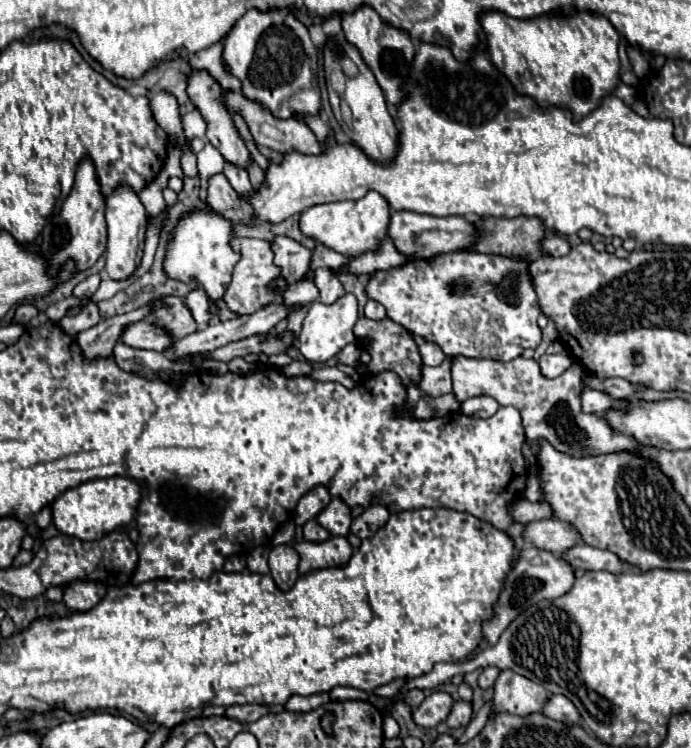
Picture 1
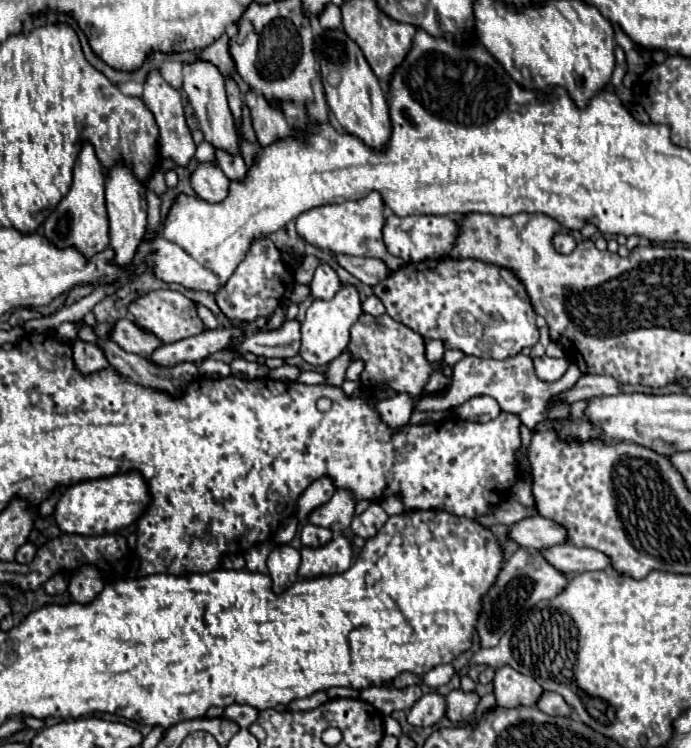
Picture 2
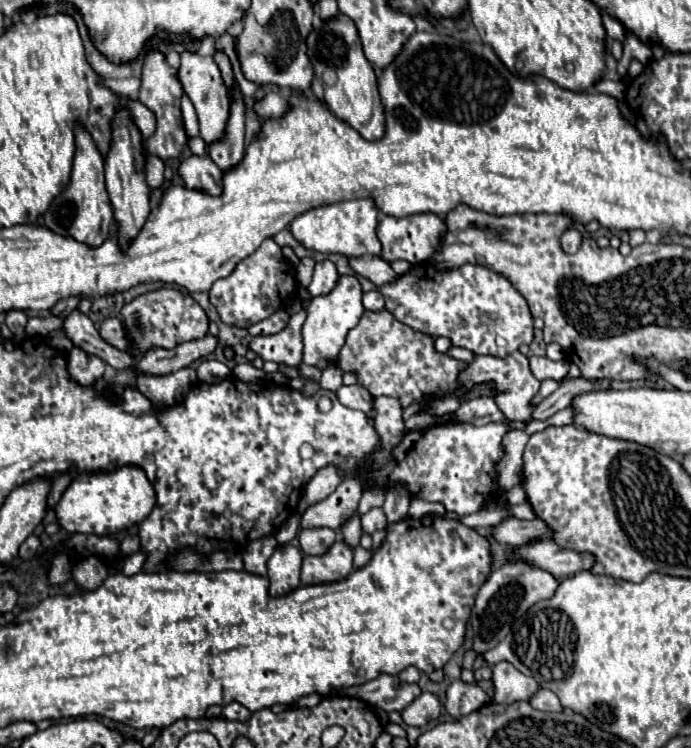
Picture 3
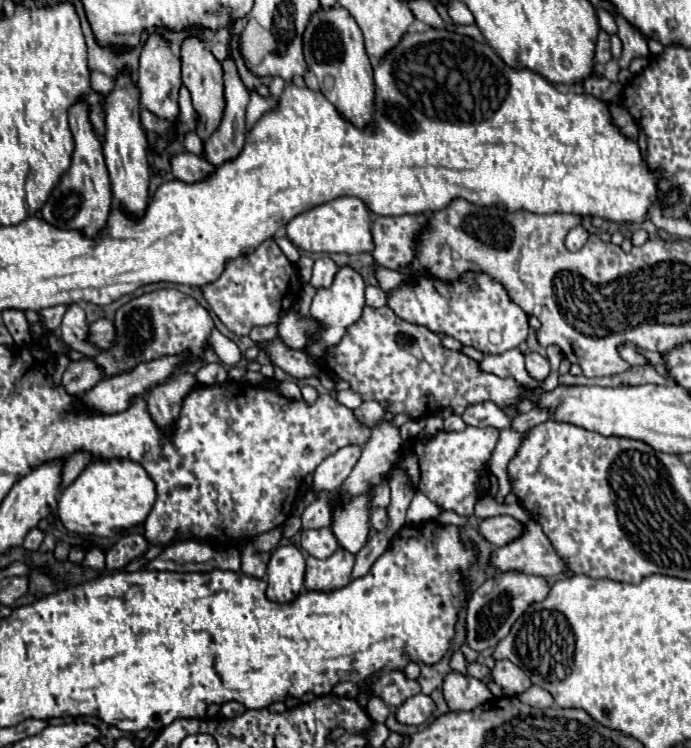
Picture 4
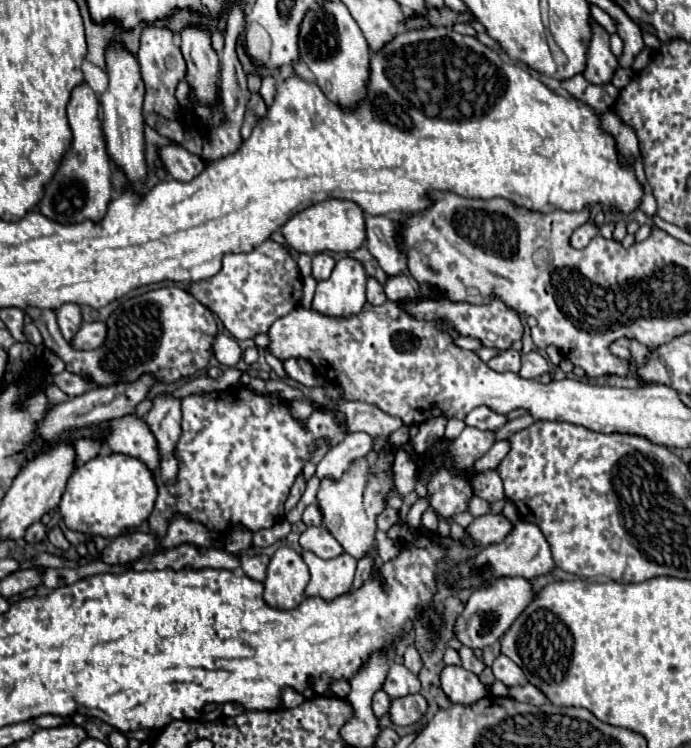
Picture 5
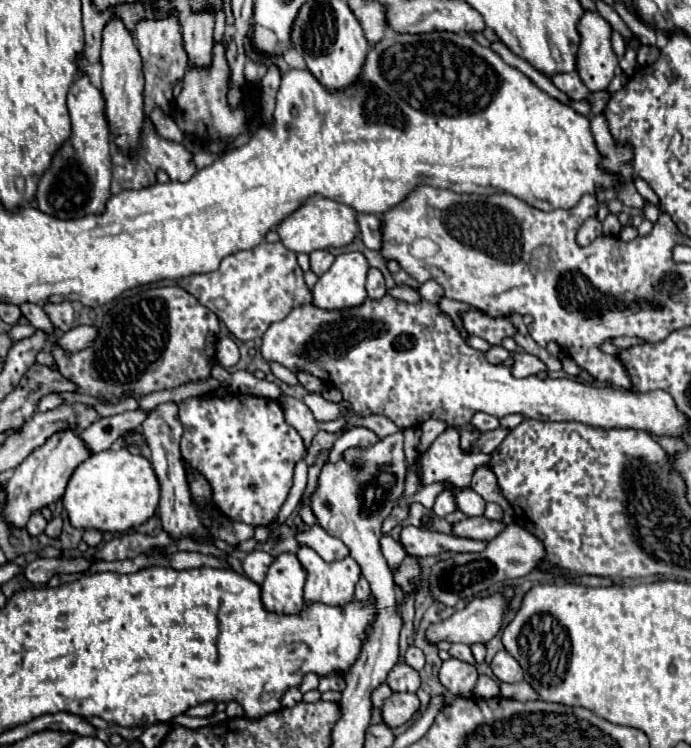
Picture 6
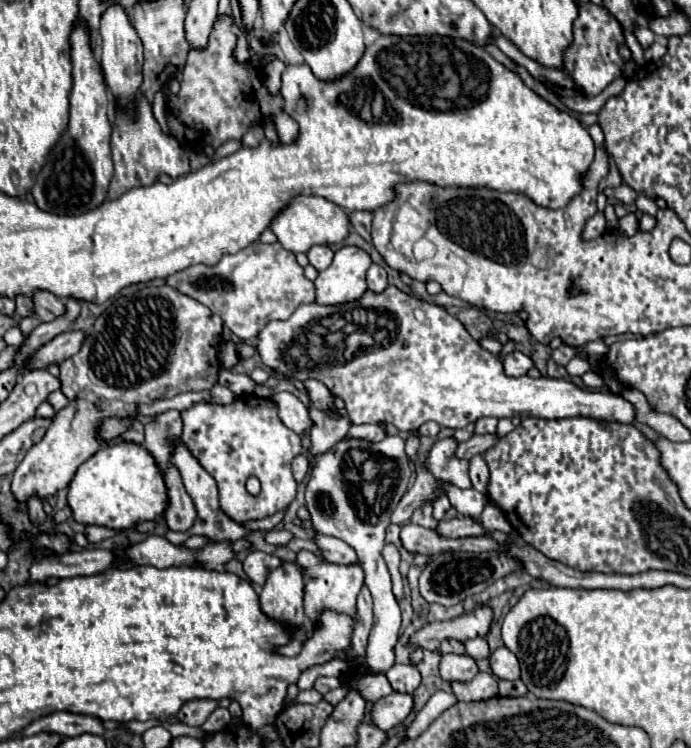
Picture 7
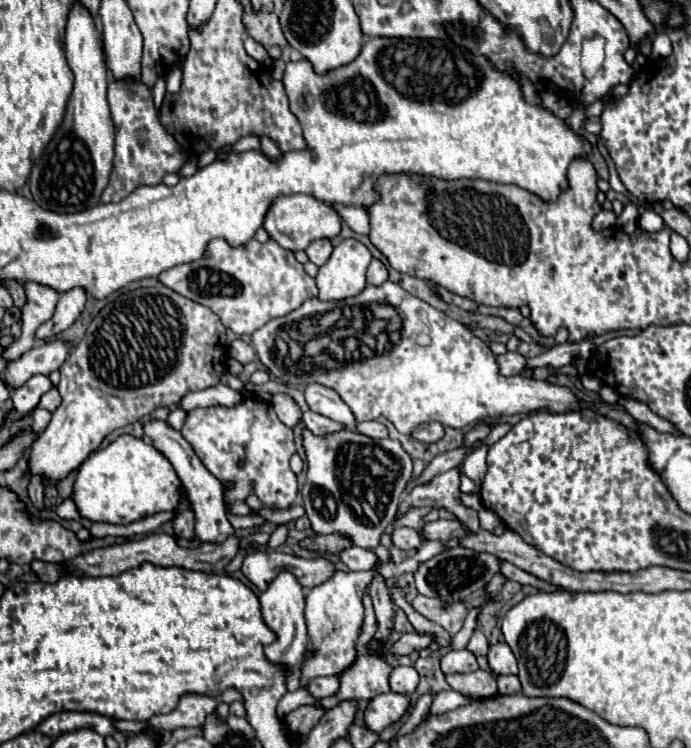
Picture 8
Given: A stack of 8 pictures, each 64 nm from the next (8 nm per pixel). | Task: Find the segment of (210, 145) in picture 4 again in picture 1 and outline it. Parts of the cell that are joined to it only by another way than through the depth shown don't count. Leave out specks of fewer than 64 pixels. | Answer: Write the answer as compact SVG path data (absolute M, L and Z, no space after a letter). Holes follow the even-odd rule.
M224 164L224 172L222 174L228 178L228 182L232 184L232 188L238 194L242 194L242 196L250 196L252 194L252 184L248 180L248 172L246 170L236 168L232 164Z

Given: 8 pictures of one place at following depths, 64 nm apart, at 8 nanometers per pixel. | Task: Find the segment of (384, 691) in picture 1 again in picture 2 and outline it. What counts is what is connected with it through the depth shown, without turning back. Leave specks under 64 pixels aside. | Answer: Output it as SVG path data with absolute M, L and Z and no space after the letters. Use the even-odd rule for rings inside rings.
M404 672L404 674L400 674L398 678L394 678L394 680L392 680L392 686L394 686L394 688L398 688L398 690L402 690L402 688L412 686L412 684L418 684L418 682L420 682L420 678L418 678L418 676L414 676L414 674L410 674L410 672Z

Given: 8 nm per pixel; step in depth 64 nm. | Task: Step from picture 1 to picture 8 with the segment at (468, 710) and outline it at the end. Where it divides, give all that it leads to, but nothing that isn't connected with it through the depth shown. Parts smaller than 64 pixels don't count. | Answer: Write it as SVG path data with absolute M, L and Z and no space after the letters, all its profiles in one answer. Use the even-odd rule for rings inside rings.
M448 650L442 656L442 672L448 674L468 674L474 672L478 668L476 664L476 656L472 652L464 650Z

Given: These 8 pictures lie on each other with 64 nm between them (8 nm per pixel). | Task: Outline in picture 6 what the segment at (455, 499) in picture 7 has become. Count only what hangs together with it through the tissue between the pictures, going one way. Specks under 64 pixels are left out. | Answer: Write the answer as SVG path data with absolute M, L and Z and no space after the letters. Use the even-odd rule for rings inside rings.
M430 484L430 486L424 486L424 488L420 488L418 493L412 497L403 497L398 501L400 506L409 505L412 502L419 502L426 508L426 510L430 510L433 507L436 497L438 496L438 492L440 492L440 484ZM466 488L464 492L460 492L460 496L456 496L456 502L460 504L460 510L466 516L482 516L486 508L486 502L472 488Z

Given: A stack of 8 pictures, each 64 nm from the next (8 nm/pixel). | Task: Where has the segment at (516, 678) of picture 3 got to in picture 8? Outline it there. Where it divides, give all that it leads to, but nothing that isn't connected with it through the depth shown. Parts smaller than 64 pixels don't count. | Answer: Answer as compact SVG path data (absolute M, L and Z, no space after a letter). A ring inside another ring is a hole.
M496 644L490 646L488 652L488 664L492 668L492 672L496 676L500 674L518 674L518 666L516 666L516 658L512 654L512 650L508 648L508 644Z

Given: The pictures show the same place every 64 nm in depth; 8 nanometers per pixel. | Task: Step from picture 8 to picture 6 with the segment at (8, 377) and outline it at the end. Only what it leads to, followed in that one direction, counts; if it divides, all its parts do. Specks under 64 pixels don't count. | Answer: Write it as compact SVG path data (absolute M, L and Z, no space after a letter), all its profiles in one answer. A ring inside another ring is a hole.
M74 326L72 332L66 332L60 336L60 346L68 352L80 352L84 348L90 348L98 338L96 326Z

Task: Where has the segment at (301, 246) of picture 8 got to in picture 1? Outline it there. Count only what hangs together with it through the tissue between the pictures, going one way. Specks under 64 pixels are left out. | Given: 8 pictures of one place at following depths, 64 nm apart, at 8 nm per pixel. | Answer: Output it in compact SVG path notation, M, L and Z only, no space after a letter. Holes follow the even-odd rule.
M370 190L364 198L356 202L346 200L310 206L302 212L300 218L300 230L306 236L346 256L352 256L352 252L370 252L372 248L376 248L376 244L380 244L380 240L386 236L388 224L390 224L390 204L384 200L384 196L380 196L374 190Z

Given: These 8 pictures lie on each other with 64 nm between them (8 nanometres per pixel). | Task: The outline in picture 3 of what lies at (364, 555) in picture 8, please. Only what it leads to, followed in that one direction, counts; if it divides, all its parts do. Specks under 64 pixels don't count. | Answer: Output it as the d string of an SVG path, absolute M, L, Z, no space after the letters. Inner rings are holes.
M306 528L300 532L300 546L304 554L326 552L336 540L336 532L330 528Z

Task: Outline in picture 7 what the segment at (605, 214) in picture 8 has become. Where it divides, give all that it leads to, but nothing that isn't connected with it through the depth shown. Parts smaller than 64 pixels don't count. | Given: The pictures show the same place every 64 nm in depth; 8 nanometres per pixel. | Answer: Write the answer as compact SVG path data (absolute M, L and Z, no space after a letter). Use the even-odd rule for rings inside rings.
M602 214L592 216L592 218L586 222L586 226L584 226L582 238L584 238L584 240L594 240L594 238L598 238L598 236L604 232L604 226L606 226L606 220L604 220Z

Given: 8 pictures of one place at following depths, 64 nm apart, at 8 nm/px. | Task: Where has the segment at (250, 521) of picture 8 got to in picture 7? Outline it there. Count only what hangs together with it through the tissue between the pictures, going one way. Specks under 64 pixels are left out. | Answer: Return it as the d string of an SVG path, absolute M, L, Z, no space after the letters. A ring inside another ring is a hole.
M282 510L282 512L278 512L278 514L274 514L274 516L270 516L270 518L264 518L264 520L254 520L252 524L244 524L246 528L252 528L252 530L260 530L260 532L270 532L276 524L280 524L282 520L284 520L284 516L286 516L286 510Z

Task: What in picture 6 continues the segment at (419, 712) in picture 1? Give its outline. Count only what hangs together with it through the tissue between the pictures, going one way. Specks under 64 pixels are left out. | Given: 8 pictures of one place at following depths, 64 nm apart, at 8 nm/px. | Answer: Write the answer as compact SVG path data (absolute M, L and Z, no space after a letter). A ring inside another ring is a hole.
M392 694L382 708L384 722L390 728L408 724L420 710L420 698L416 694Z

